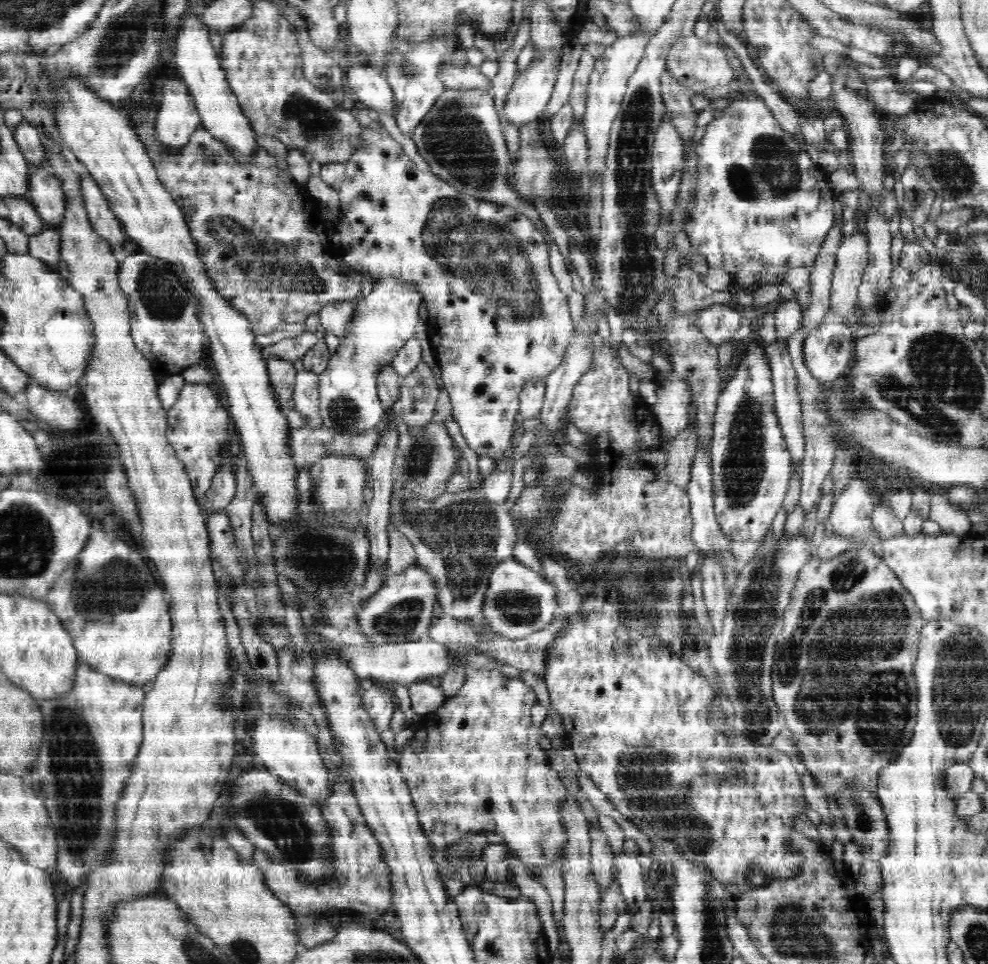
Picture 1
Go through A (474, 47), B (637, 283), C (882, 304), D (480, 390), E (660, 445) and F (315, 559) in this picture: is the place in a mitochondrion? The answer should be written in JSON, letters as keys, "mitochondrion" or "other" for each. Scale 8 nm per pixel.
{"A":"other","B":"mitochondrion","C":"other","D":"other","E":"other","F":"mitochondrion"}

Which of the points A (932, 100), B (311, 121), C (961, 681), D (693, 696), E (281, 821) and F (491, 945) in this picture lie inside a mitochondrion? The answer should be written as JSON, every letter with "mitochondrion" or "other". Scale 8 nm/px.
{"A":"other","B":"mitochondrion","C":"mitochondrion","D":"other","E":"mitochondrion","F":"mitochondrion"}

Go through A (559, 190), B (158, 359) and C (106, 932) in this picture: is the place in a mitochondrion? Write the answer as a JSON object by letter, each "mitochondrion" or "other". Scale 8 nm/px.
{"A":"mitochondrion","B":"other","C":"other"}

